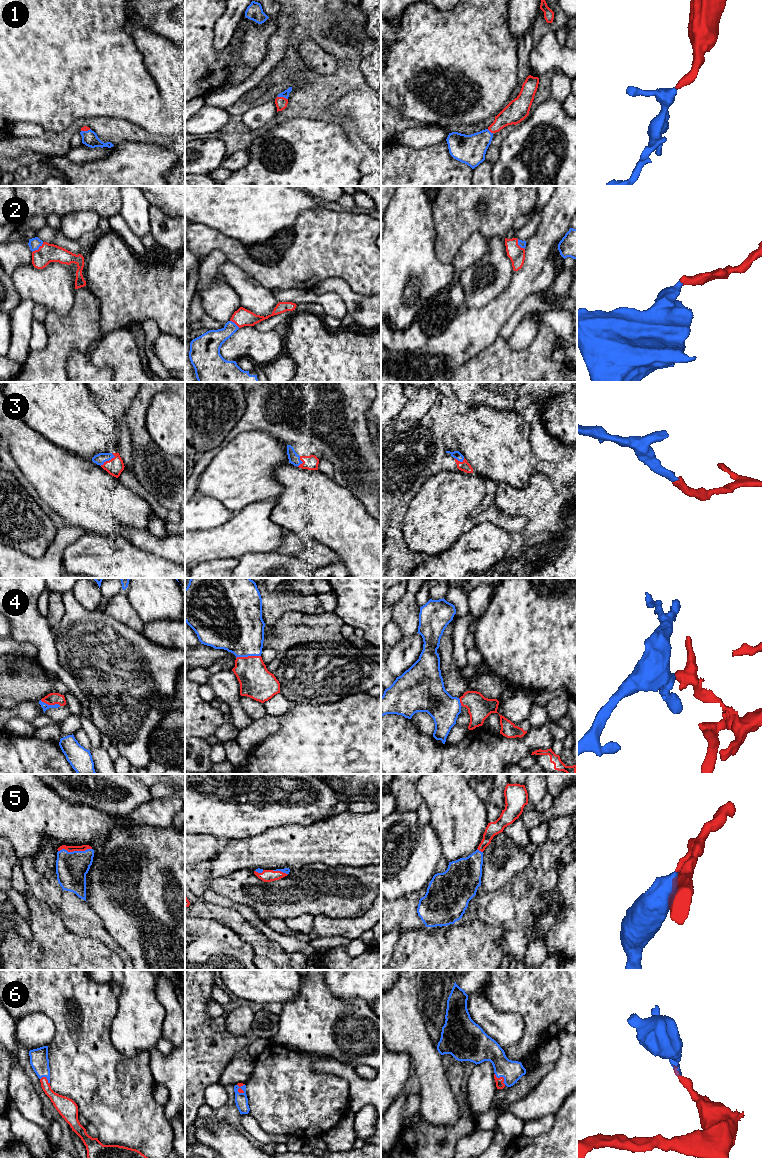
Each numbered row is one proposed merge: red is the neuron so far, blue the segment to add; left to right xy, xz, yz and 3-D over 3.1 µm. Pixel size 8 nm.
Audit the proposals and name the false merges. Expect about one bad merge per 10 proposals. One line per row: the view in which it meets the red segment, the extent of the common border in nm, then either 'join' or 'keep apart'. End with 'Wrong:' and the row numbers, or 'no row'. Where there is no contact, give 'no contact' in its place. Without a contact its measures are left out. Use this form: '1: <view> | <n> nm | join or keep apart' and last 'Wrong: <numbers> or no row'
1: xz | 80 nm | join
2: xy | 130 nm | join
3: xy | 150 nm | join
4: xz | 200 nm | join
5: xy | 280 nm | join
6: yz | 130 nm | join
Wrong: no row

